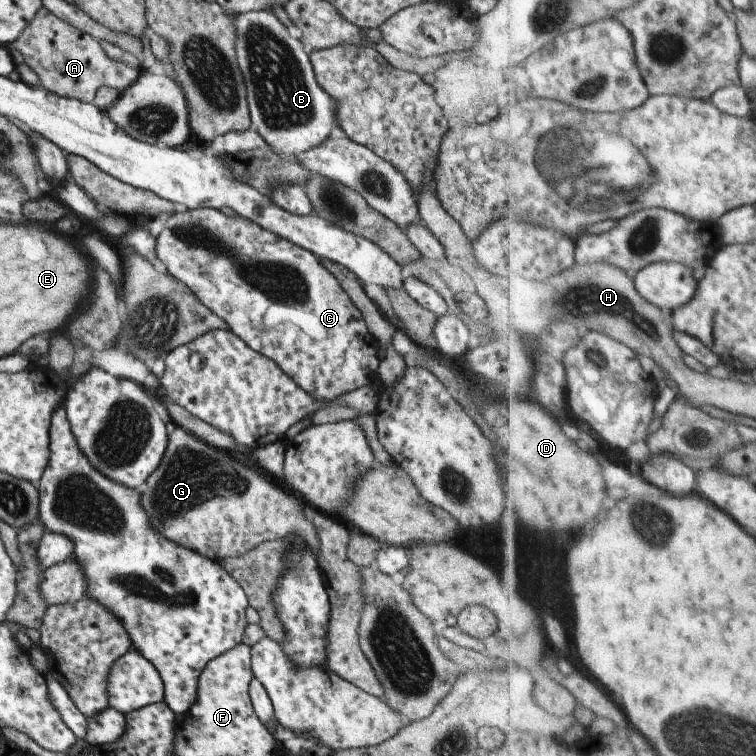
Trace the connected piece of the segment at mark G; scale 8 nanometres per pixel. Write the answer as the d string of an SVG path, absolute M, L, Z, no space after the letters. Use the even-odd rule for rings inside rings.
M179 426L169 428L168 443L157 468L145 479L141 488L140 503L148 516L149 524L165 538L211 560L233 559L258 544L285 538L289 533L299 535L307 542L316 558L317 535L312 524L303 516L303 502L289 495L261 470L251 468L233 456L226 448L217 448L199 440Z

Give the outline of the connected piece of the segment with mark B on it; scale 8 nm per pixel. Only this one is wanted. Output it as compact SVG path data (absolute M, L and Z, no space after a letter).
M247 11L234 16L236 32L236 61L245 85L246 103L251 129L268 144L276 155L293 157L316 147L329 138L329 132L337 128L338 104L318 86L308 55L301 43L292 38L287 29L269 11Z

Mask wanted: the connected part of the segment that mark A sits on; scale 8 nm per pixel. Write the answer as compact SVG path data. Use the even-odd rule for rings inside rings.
M43 6L9 45L21 54L24 64L35 72L41 87L56 95L84 103L91 102L94 93L101 87L124 91L135 82L142 70L110 59L93 37L61 20Z

